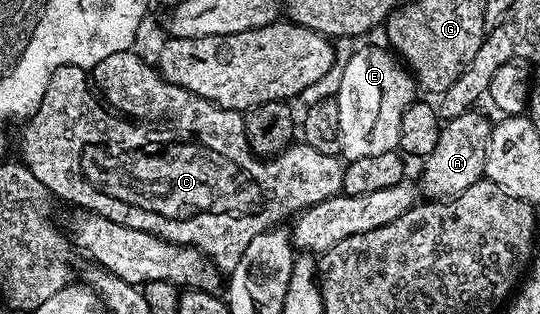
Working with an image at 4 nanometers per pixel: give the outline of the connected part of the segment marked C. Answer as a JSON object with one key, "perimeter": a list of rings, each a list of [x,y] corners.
{"perimeter":[[[127,51],[108,55],[100,63],[86,65],[65,65],[52,75],[48,87],[44,91],[44,99],[40,107],[25,122],[22,129],[22,164],[44,183],[44,187],[55,198],[62,201],[71,201],[78,205],[79,210],[98,213],[104,219],[112,219],[112,223],[120,223],[124,227],[132,227],[136,231],[148,231],[152,235],[162,237],[177,245],[190,245],[206,254],[219,270],[229,271],[236,267],[240,255],[244,255],[244,247],[256,239],[256,235],[265,233],[266,230],[275,228],[289,213],[298,215],[310,205],[318,204],[322,200],[342,193],[342,180],[344,179],[344,165],[337,156],[321,154],[312,146],[305,143],[291,143],[284,152],[277,154],[273,159],[263,159],[252,152],[246,138],[246,119],[239,110],[221,109],[213,101],[204,99],[184,87],[176,87],[164,80],[161,73],[153,64],[141,61],[137,52]]]}

